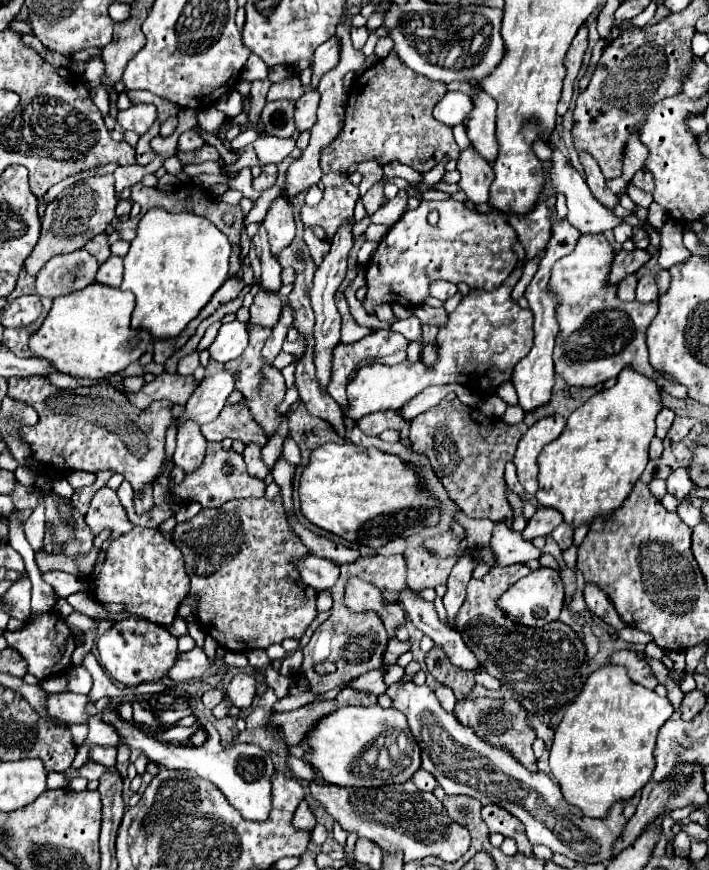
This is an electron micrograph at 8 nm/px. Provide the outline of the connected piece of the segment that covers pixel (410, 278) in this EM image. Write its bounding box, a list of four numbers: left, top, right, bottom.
[364,200,518,312]

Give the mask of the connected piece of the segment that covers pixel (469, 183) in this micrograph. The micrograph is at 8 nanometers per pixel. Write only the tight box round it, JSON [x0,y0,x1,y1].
[456,146,494,204]

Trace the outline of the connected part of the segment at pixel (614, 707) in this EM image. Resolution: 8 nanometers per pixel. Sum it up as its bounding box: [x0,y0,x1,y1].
[550,666,674,818]

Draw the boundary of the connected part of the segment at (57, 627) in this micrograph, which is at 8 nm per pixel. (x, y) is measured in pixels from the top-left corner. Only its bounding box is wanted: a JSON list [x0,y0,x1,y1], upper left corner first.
[4,612,76,680]

